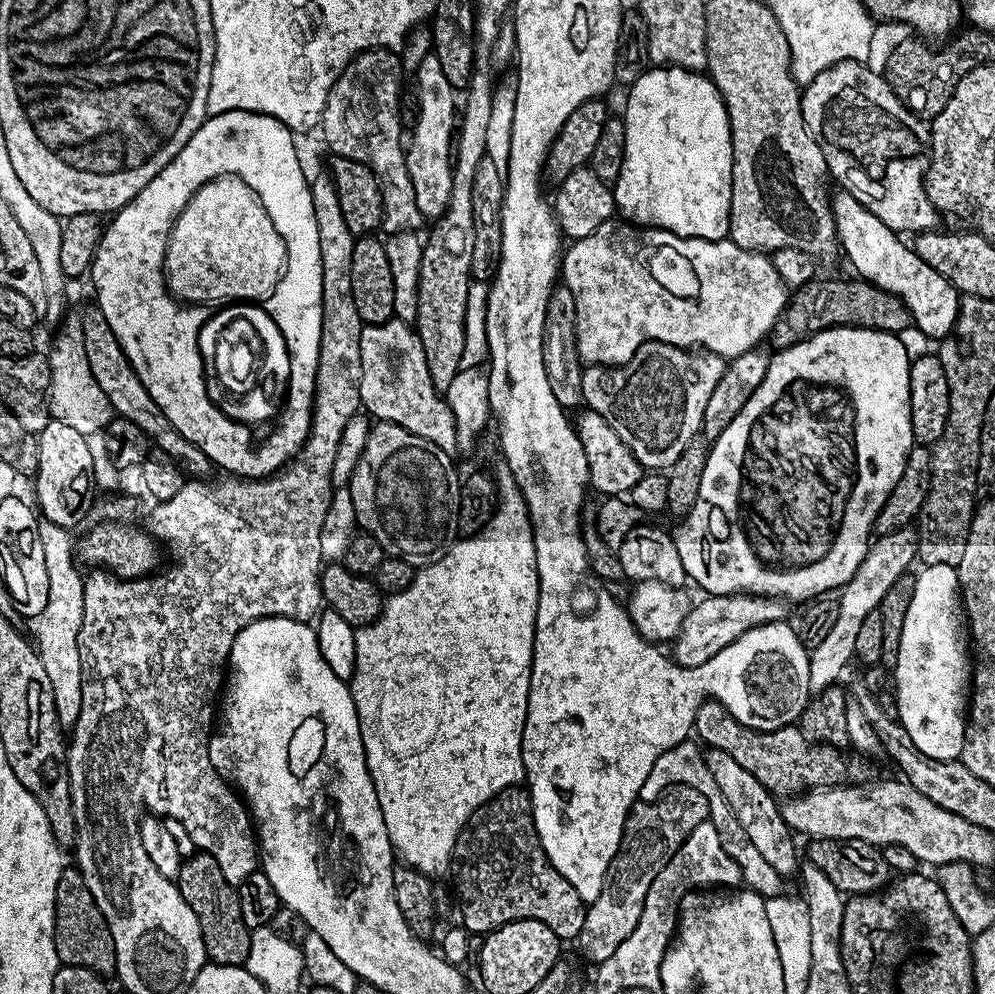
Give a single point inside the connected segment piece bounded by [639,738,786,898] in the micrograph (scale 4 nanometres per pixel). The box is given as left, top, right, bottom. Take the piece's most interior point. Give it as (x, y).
(684, 764)

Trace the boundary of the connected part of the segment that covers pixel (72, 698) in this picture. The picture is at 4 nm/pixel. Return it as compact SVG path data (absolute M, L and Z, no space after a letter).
M41 519L40 537L42 554L46 557L46 578L50 582L50 590L46 606L37 616L31 617L30 634L34 639L34 647L42 658L42 666L46 666L46 678L50 678L50 686L54 690L54 706L60 723L64 726L75 726L82 710L82 662L78 638L84 613L85 577L76 557L77 541L69 529Z

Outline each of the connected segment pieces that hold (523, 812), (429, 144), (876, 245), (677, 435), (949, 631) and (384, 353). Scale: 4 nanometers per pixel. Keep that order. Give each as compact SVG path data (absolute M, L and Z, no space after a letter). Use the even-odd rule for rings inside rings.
M527 787L502 790L481 808L474 810L456 840L455 868L456 892L460 895L460 912L464 915L462 924L469 933L487 934L515 920L537 920L550 926L561 942L575 941L579 937L582 922L586 922L586 905L578 898L578 890L574 890L574 886L558 874L556 867L548 863L548 855L536 833L532 798Z
M429 54L423 60L420 67L415 69L414 76L416 76L417 84L415 87L420 97L420 117L415 128L411 129L412 144L410 140L406 148L406 159L414 186L414 198L418 202L421 217L439 218L443 216L450 202L458 96L450 86L450 82L446 82L446 74L442 74L442 66L438 66L438 58L434 54Z
M840 190L831 197L832 217L836 223L836 239L842 252L848 255L857 277L878 286L906 302L912 315L915 331L939 342L952 333L958 318L961 293L938 270L934 270L922 258L918 258L915 247L903 244L901 237L892 231L882 218L870 214L858 198Z
M657 340L646 342L630 358L630 362L619 366L587 365L582 376L582 402L596 412L626 442L626 446L638 458L646 470L667 469L690 446L690 442L701 435L706 414L706 402L718 386L718 378L724 373L725 357L705 354L700 350L675 348Z
M925 564L919 570L921 572L917 571L915 573L914 598L910 598L910 610L906 610L906 622L902 625L902 638L900 639L894 665L894 684L896 680L896 708L894 707L894 712L900 724L906 730L906 734L910 734L910 742L914 742L914 746L918 746L918 750L923 756L938 758L939 760L958 760L964 745L964 726L966 723L966 709L970 704L970 681L972 679L973 665L973 661L970 659L970 644L966 639L966 624L962 619L964 605L960 599L960 579L955 568L950 566L930 566Z
M395 318L384 324L364 324L360 345L363 411L377 421L388 420L402 426L402 430L410 430L410 434L418 434L418 438L426 438L426 442L434 442L443 452L455 453L458 448L455 416L445 397L432 385L426 352L415 331L405 321Z

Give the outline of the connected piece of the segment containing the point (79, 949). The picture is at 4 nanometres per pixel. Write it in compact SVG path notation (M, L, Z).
M76 866L65 867L58 878L54 910L54 946L61 965L82 966L105 978L115 973L114 938L111 937L110 927L95 904L94 895L87 889L83 874Z

